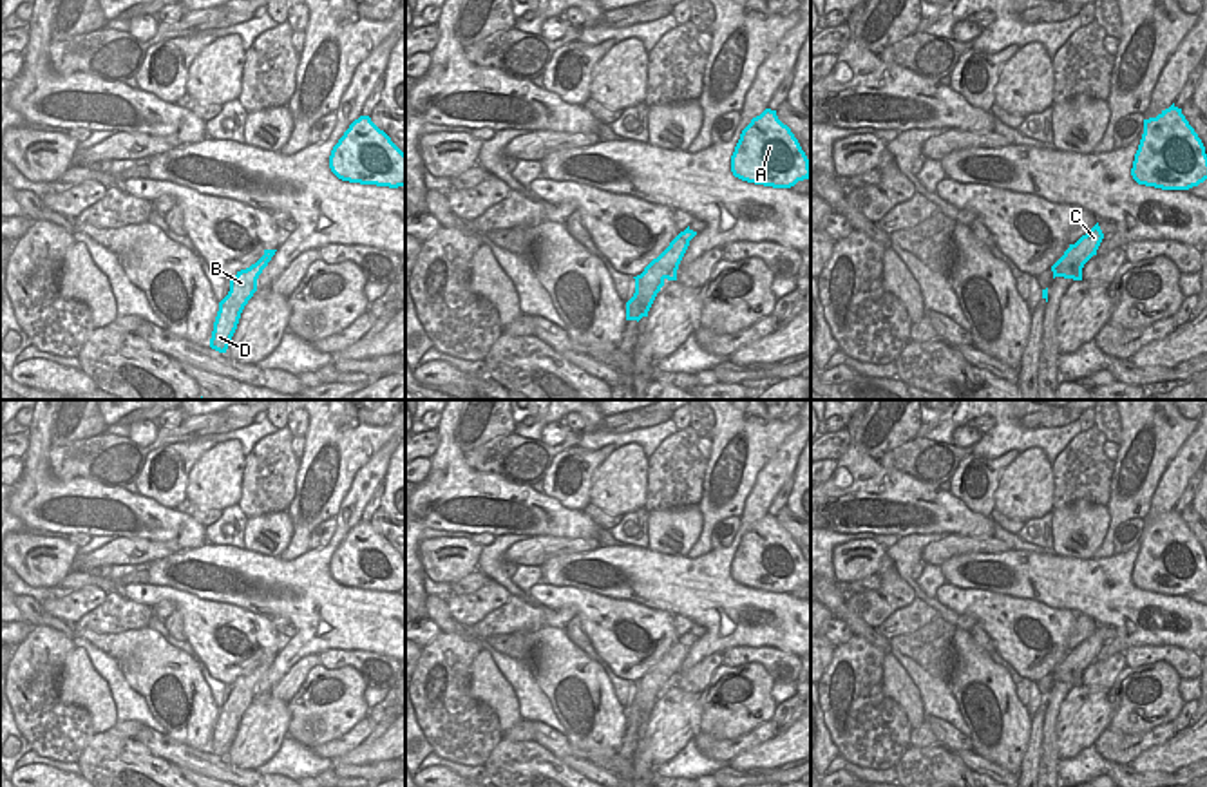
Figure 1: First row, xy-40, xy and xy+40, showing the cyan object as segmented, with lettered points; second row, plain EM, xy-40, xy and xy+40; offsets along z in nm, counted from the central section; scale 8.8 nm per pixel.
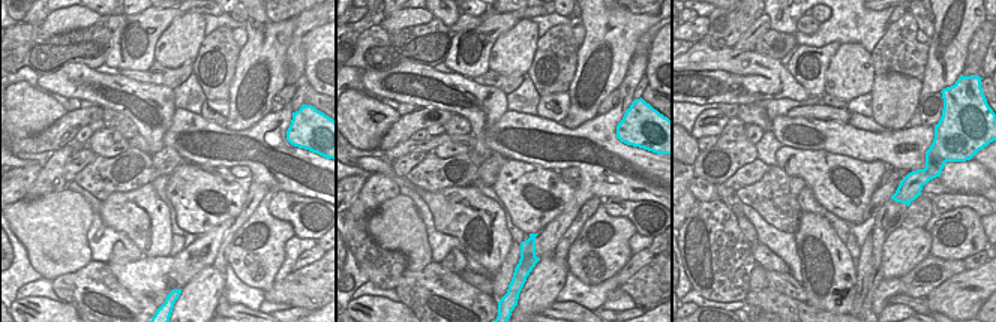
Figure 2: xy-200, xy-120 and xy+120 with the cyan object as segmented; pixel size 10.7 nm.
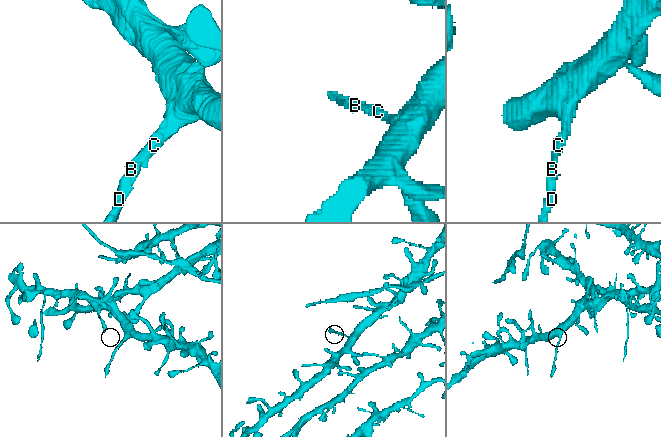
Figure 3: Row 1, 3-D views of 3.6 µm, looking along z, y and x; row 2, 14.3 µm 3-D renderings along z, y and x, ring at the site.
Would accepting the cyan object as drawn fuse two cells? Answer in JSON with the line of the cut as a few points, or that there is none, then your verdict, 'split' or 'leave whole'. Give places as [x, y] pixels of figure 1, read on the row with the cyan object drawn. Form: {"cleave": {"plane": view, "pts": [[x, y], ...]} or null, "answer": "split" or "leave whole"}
{"cleave": {"plane": "xy+40", "pts": [[1055, 263], [1066, 265], [1075, 279]]}, "answer": "split"}

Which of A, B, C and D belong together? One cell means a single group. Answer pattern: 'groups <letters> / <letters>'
groups A C / B D

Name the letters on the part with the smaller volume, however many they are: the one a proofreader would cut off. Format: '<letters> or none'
B, D

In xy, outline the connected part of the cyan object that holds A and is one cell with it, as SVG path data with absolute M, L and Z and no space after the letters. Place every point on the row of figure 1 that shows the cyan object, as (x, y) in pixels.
M771 109L742 130L731 156L731 172L742 181L773 188L791 188L811 177L809 159L798 139Z

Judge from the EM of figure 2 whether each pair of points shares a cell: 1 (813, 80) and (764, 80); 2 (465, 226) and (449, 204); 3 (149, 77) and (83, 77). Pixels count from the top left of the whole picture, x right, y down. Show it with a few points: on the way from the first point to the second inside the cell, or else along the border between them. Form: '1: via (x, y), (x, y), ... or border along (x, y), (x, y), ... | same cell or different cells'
1: border along (785, 66), (810, 95) | different cells
2: via (465, 220), (455, 210) | same cell
3: border along (119, 72), (143, 83), (162, 86) | different cells

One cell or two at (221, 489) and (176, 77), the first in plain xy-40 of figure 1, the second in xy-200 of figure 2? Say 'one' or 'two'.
two

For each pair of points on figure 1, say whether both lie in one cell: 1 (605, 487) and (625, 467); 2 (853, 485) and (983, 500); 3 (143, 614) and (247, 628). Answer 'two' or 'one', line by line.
1: one
2: two
3: two

